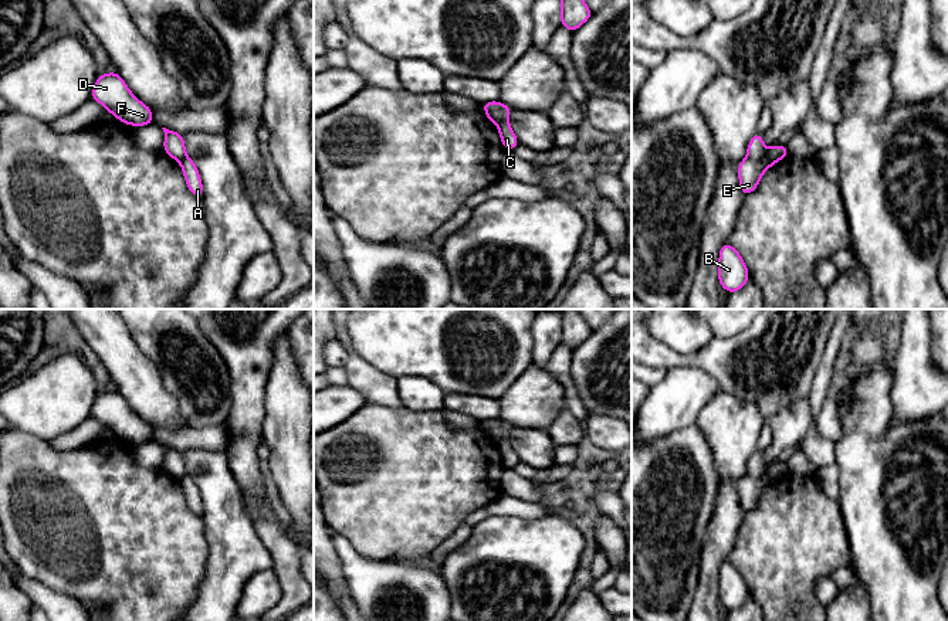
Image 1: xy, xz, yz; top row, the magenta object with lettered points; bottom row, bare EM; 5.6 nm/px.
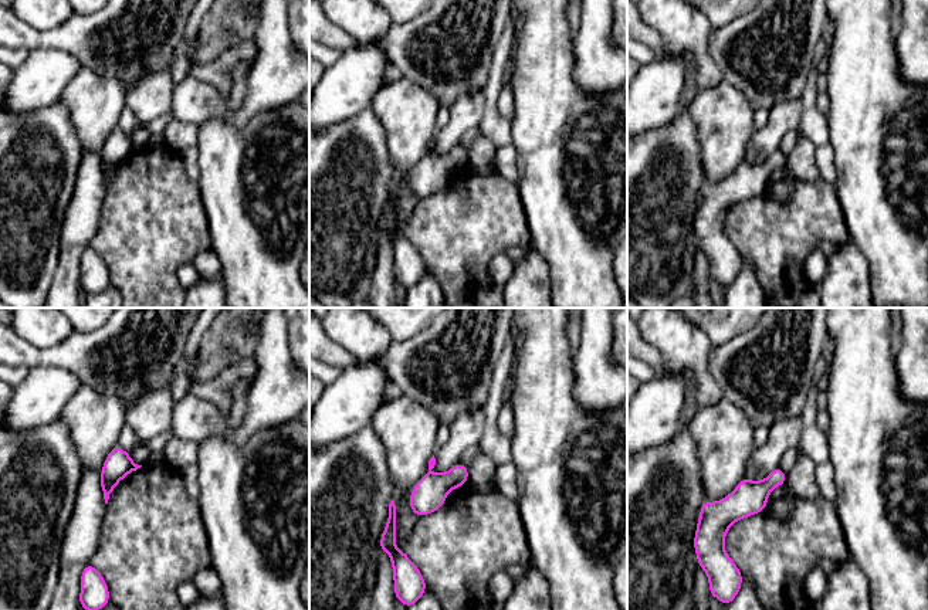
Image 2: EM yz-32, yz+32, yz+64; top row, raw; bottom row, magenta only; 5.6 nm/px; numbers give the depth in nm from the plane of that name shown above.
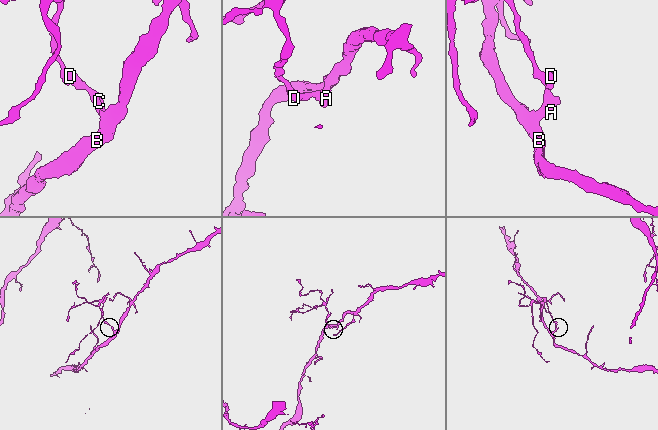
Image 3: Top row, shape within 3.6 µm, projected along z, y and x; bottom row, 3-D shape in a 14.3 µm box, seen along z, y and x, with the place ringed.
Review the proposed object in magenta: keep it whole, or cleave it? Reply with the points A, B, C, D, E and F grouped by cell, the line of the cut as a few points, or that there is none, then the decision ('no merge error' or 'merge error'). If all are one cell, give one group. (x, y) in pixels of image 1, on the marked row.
A B C E / D F | yz (768, 150), (762, 158), (747, 158) | merge error

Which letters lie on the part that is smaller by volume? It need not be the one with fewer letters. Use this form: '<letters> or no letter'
D, F

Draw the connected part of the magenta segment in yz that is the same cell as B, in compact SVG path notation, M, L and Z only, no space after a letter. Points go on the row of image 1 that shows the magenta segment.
M727 241L720 250L718 257L718 281L728 292L742 289L749 279L749 271L741 254Z

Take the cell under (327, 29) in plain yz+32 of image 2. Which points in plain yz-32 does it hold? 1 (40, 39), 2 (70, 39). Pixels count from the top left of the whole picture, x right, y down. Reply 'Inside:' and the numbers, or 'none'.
Inside: 1, 2

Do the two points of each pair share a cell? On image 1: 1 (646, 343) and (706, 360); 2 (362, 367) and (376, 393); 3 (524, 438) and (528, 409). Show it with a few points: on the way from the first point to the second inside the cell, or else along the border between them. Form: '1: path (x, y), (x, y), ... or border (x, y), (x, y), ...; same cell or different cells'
1: path (660, 355), (667, 359), (691, 360); same cell
2: path (362, 373), (376, 387); same cell
3: border (513, 426), (545, 430); different cells

